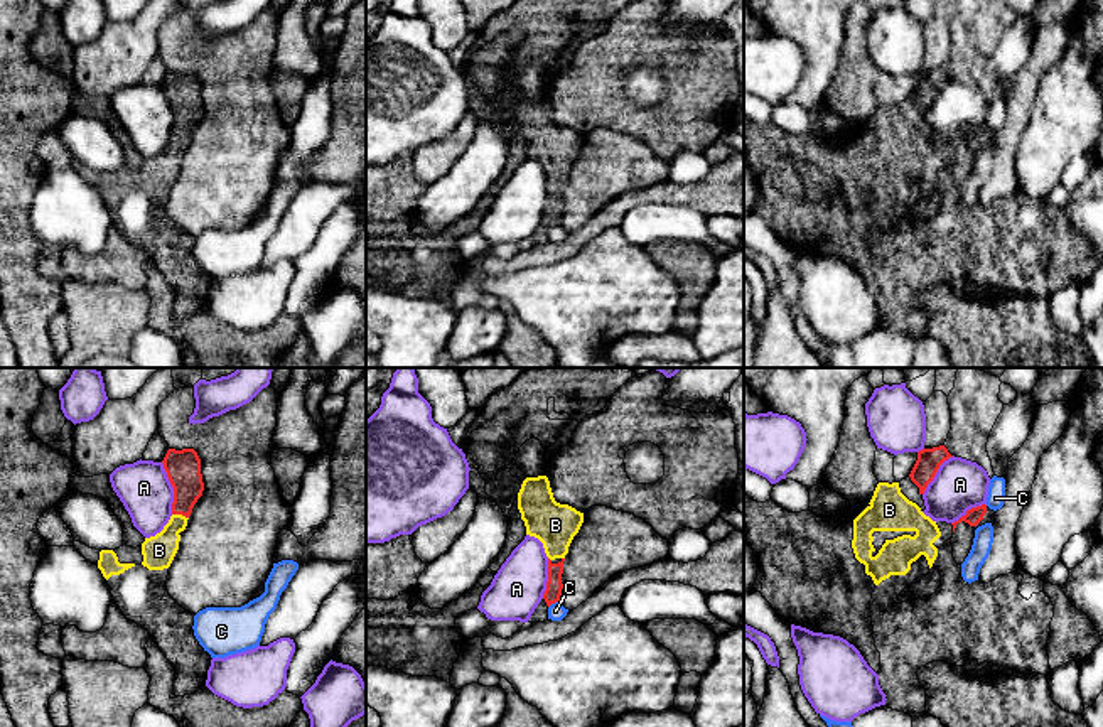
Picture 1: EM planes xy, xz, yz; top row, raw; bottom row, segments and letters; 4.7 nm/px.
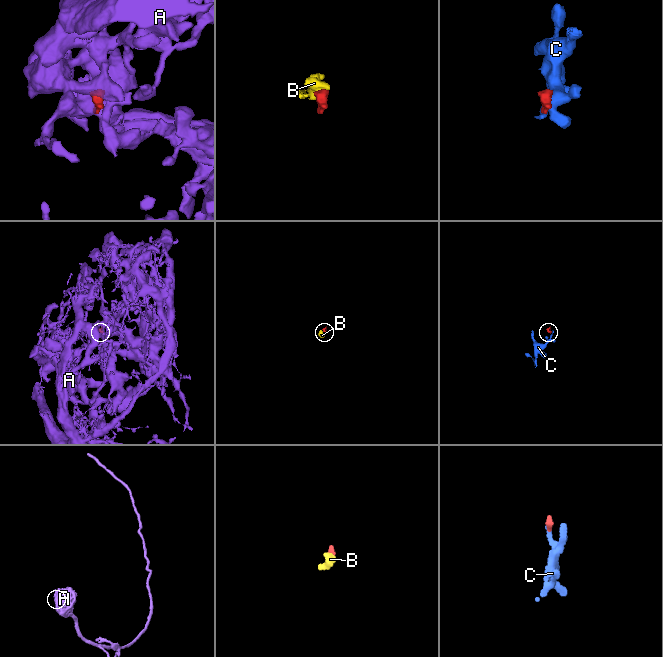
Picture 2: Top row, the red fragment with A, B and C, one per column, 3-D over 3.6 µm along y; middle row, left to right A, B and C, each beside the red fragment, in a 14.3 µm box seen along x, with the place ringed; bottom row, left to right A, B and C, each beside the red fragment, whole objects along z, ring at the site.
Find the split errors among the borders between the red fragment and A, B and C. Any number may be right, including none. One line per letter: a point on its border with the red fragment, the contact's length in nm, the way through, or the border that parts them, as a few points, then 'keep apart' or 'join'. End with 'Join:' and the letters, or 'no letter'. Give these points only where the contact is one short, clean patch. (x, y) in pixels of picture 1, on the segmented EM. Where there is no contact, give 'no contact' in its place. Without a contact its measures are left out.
A: meets red in xy at (172, 486); contact 260 nm long; keep apart
B: meets red in xy at (181, 513); contact 80 nm long; runs through xy (182, 468), (181, 513), (167, 542), (159, 550); join
C: meets red in xz at (554, 603); contact 70 nm long; border along xz (559, 601), (548, 608); keep apart
Join: B

